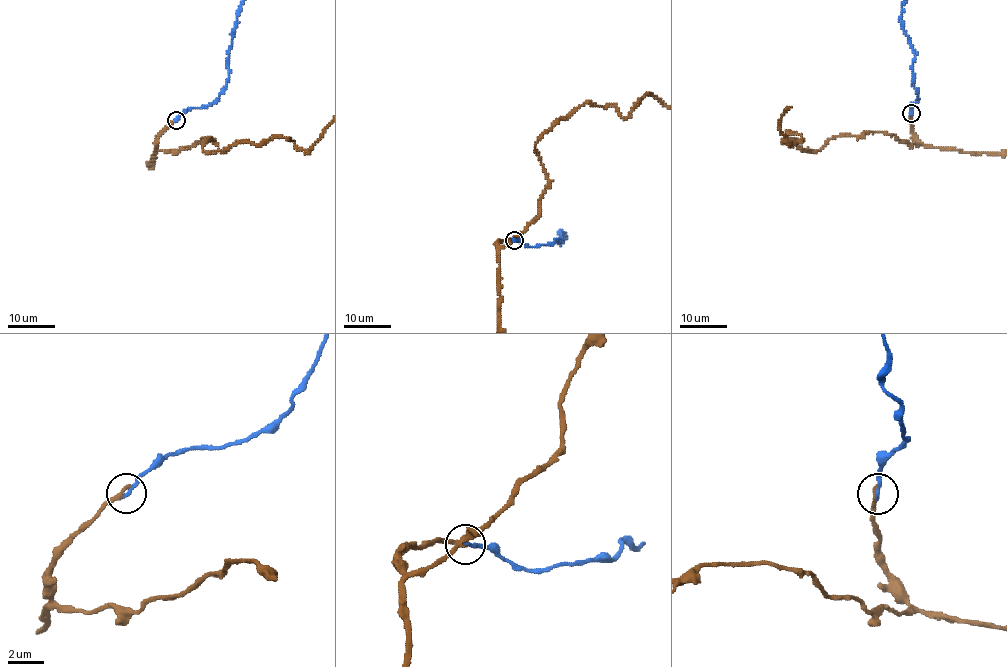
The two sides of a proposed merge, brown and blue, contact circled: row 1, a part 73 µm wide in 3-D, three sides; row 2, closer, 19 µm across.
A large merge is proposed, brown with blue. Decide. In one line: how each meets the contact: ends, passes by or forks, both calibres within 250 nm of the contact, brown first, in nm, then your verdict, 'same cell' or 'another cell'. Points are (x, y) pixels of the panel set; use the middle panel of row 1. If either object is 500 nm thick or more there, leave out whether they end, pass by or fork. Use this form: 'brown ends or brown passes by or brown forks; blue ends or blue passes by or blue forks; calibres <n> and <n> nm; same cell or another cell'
brown ends; blue ends; calibres 280 and 240 nm; another cell

